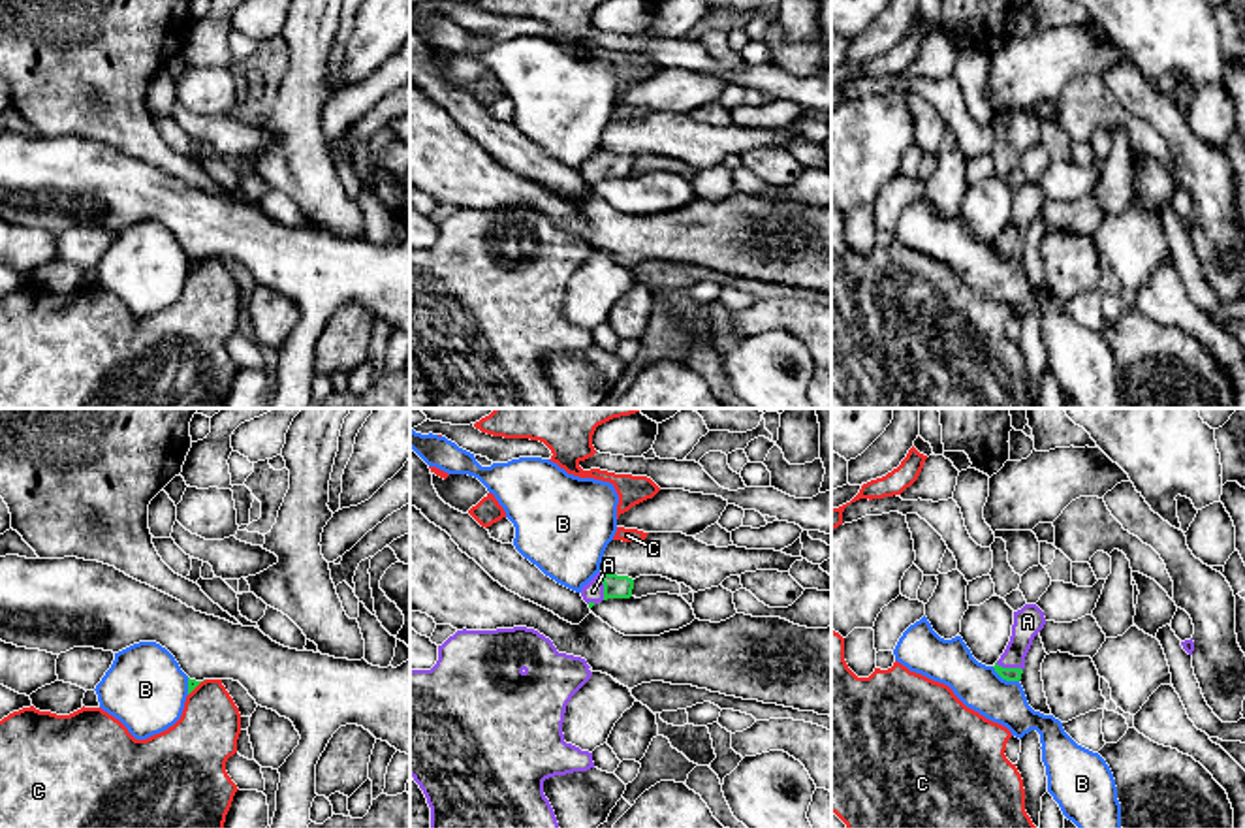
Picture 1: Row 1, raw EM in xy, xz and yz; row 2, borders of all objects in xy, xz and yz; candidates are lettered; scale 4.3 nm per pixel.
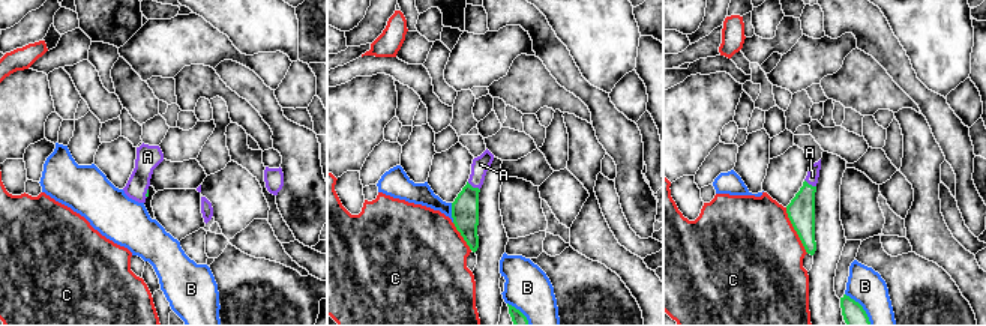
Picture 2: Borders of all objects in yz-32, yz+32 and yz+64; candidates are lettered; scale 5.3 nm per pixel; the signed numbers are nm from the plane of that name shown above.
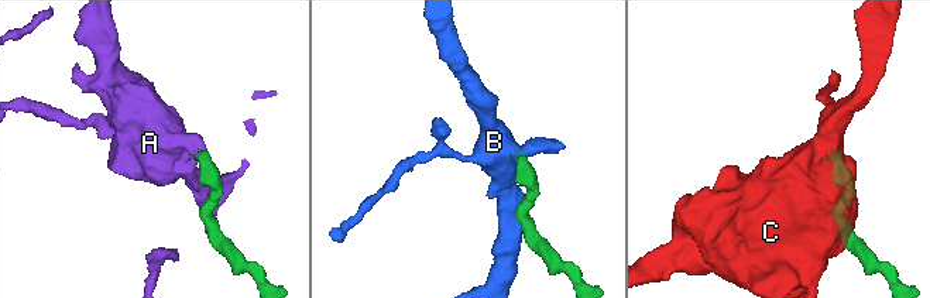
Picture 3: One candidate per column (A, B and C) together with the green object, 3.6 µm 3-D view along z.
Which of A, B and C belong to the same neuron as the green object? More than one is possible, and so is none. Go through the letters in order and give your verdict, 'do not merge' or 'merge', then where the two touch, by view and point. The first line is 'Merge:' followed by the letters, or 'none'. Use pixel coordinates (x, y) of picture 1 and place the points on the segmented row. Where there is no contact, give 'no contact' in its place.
Merge: A
A: merge; meets green in xz at (604, 586)
B: do not merge; meets green in yz at (1005, 678)
C: do not merge; meets green in xy at (196, 685)

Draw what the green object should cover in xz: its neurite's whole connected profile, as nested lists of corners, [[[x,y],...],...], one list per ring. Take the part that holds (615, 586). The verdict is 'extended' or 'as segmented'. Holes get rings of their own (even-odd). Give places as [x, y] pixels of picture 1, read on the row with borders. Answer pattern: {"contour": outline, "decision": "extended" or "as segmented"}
{"contour": [[[598,572],[587,585],[583,585],[581,597],[589,604],[589,608],[592,608],[594,604],[607,598],[630,598],[632,589],[632,578]]], "decision": "extended"}

